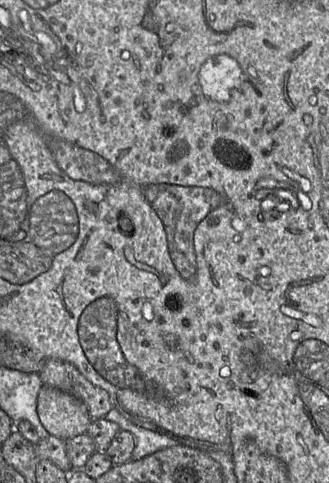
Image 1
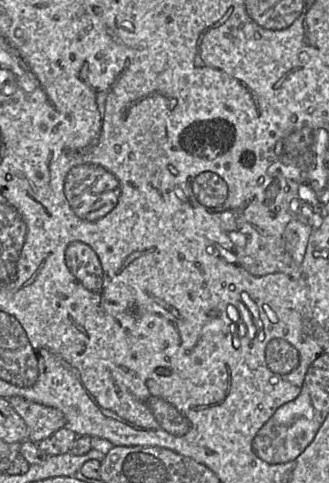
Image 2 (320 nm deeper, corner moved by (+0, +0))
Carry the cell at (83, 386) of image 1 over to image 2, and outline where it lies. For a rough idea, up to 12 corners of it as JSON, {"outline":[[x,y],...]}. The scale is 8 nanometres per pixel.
{"outline":[[21,396],[6,399],[24,420],[33,443],[66,425],[56,408]]}

